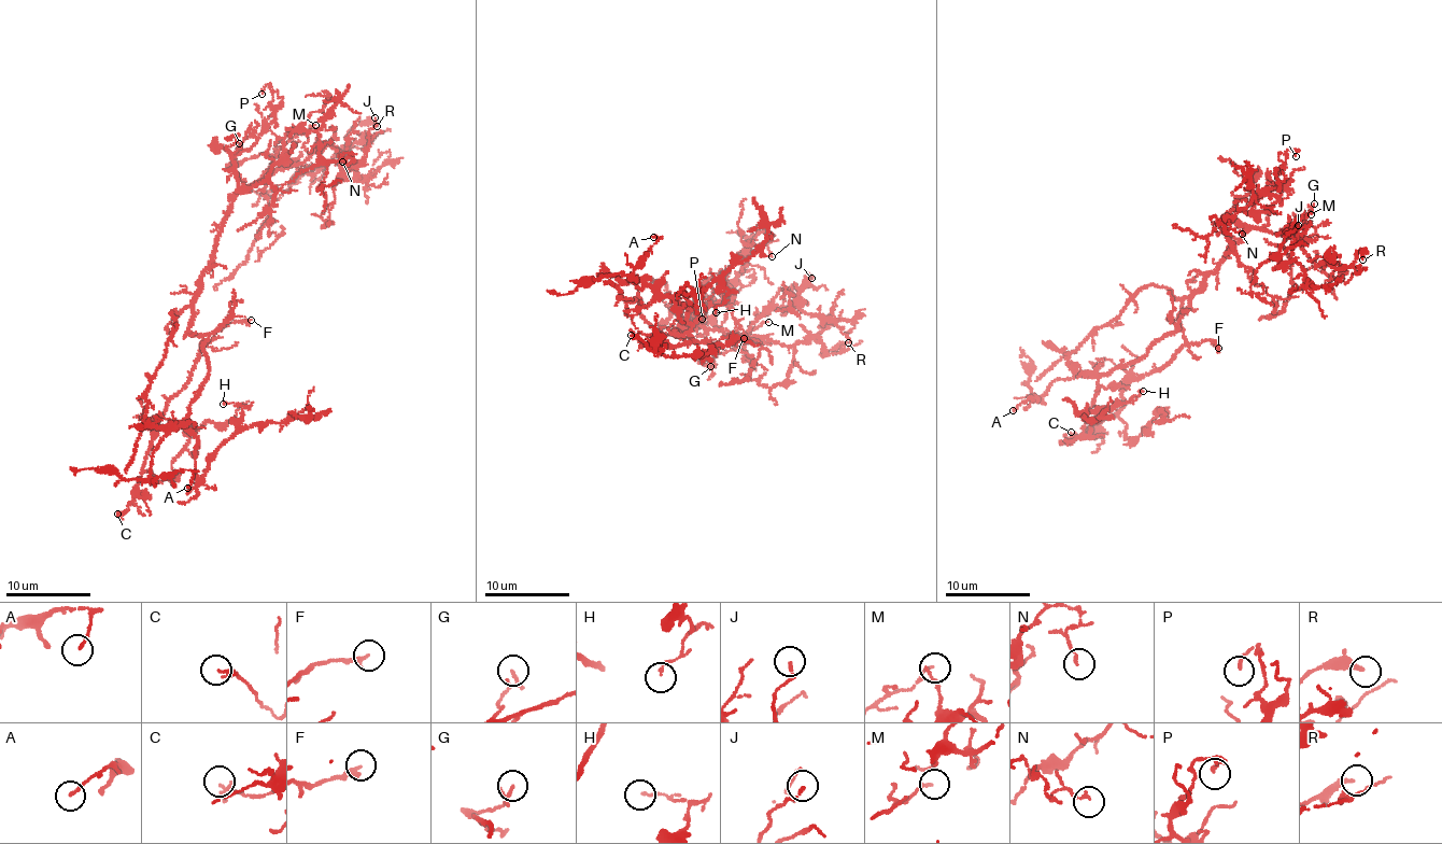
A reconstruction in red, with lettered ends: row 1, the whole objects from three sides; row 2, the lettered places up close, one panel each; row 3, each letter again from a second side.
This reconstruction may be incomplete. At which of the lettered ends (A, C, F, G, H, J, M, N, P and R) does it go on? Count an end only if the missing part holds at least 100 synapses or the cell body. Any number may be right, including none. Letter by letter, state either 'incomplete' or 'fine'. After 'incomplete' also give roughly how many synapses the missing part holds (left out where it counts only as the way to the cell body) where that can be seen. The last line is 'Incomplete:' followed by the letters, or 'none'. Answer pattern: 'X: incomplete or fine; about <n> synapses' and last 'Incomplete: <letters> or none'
A: fine
C: fine
F: fine
G: fine
H: fine
J: fine
M: fine
N: fine
P: fine
R: fine
Incomplete: none

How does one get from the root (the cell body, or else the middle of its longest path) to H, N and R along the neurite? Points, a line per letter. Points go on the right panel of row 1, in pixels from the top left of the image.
H: (1189, 308), (1178, 315), (1178, 331), (1099, 378), (1085, 435), (1101, 411), (1143, 391)
N: (1189, 308), (1191, 292), (1244, 226), (1226, 217), (1220, 225), (1229, 229), (1223, 221), (1217, 224), (1242, 234)
R: (1189, 308), (1205, 273), (1249, 229), (1295, 237), (1316, 265), (1329, 259), (1346, 267), (1361, 250), (1362, 259)

